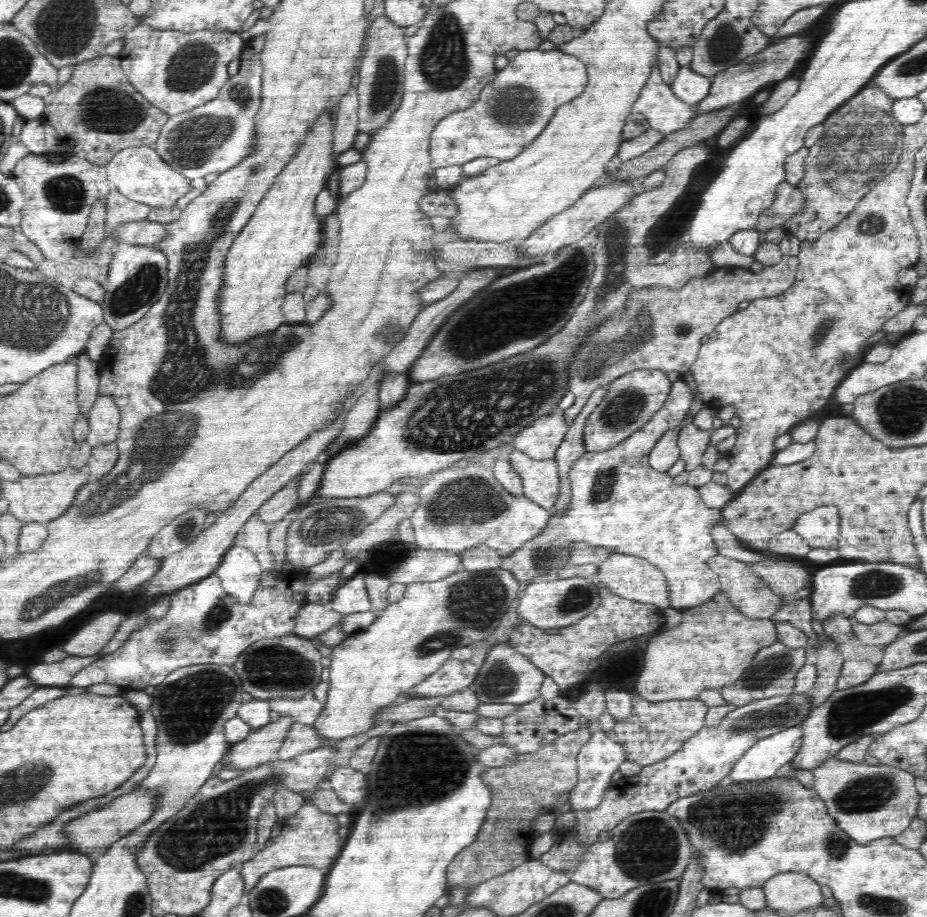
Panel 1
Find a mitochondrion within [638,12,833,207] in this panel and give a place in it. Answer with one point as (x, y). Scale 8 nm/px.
(725, 42)

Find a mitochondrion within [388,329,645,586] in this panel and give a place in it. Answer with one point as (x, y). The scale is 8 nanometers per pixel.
(469, 499)

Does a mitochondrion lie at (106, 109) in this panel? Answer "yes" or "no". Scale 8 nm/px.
yes

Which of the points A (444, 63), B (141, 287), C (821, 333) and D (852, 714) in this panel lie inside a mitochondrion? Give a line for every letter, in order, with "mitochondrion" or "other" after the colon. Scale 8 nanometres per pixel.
A: mitochondrion
B: mitochondrion
C: mitochondrion
D: mitochondrion

